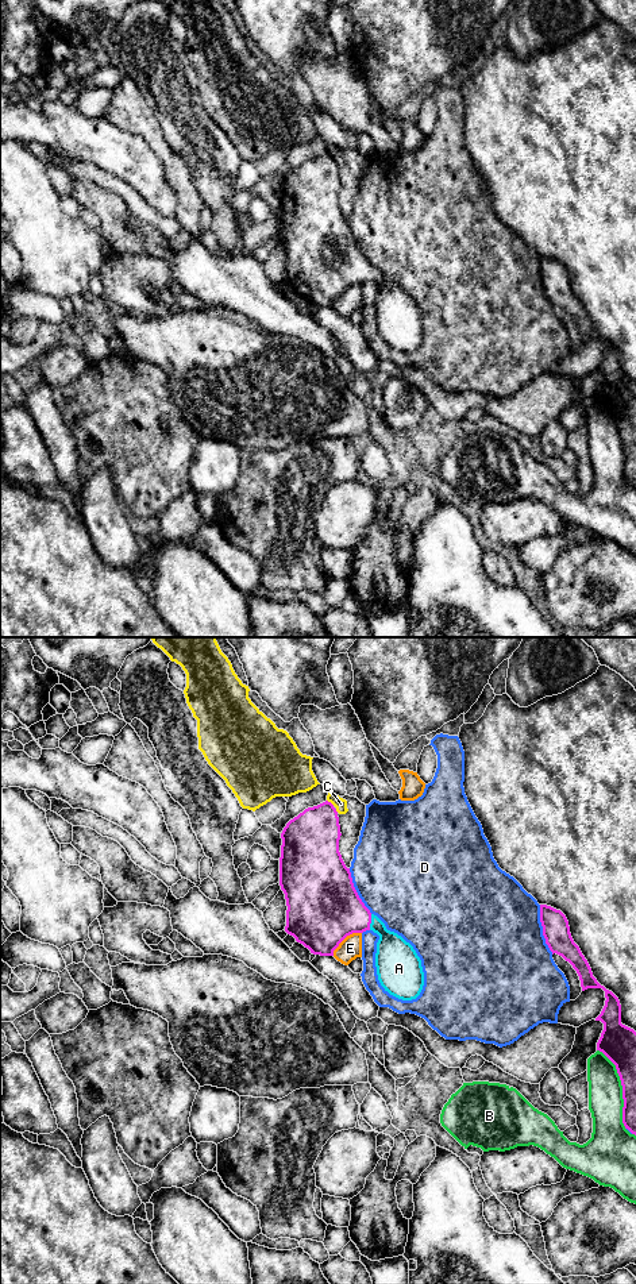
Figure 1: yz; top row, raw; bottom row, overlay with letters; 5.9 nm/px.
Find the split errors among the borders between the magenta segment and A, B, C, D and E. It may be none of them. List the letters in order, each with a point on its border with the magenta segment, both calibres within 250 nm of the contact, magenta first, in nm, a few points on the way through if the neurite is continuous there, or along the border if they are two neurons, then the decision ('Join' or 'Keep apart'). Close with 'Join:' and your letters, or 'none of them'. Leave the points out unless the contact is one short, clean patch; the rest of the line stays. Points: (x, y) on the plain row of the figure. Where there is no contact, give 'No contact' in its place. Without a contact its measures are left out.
A: Touches magenta at yz (370, 274). Thickness 360 nm (magenta) against 220 nm. Join
B: Touches magenta at yz (623, 440). Thickness 190 nm (magenta) against 200 nm. Keep apart
C: Touches magenta at yz (330, 154). Thickness 320 nm (magenta) against 70 nm. Keep apart
D: Touches magenta at yz (543, 281). Thickness 160 nm (magenta) against 480 nm. Keep apart
E: Touches magenta at yz (345, 289). Thickness 440 nm (magenta) against 140 nm. Keep apart
Join: A

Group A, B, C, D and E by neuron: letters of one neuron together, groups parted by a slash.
A / B / C / D / E

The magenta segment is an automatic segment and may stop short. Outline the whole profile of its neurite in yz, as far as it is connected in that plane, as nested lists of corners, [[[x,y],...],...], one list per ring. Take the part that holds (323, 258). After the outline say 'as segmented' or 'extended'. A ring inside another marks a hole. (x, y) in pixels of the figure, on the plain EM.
[[[328,153],[305,161],[284,180],[280,238],[288,258],[285,284],[313,306],[334,308],[334,302],[347,288],[373,282],[379,288],[375,319],[381,338],[398,351],[416,351],[424,338],[421,312],[413,298],[397,285],[388,282],[359,250],[350,220],[339,204],[340,188],[338,163]]]; extended

